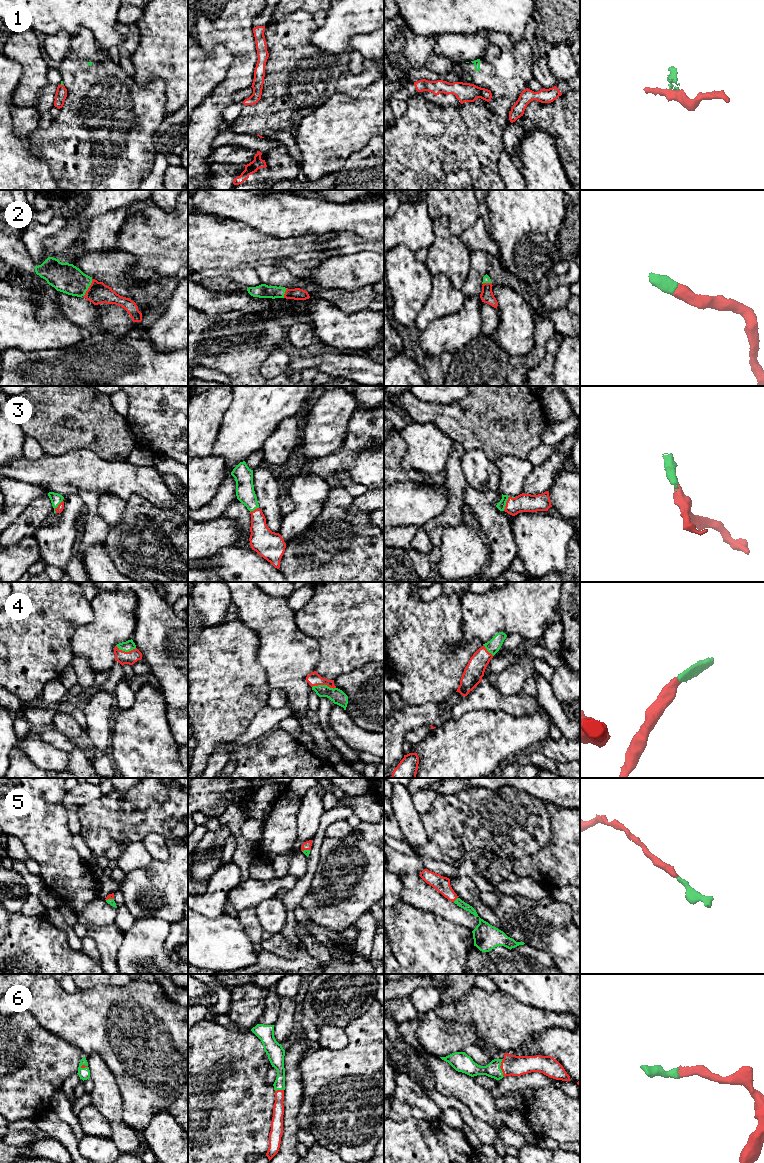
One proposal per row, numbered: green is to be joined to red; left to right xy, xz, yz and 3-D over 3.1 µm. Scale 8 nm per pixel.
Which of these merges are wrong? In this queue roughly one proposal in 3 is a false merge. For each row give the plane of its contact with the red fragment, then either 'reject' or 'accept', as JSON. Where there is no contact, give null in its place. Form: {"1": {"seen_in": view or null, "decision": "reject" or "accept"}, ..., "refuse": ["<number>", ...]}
{"1": {"seen_in": "xy", "decision": "reject"}, "2": {"seen_in": "xy", "decision": "accept"}, "3": {"seen_in": "yz", "decision": "accept"}, "4": {"seen_in": "xz", "decision": "accept"}, "5": {"seen_in": "yz", "decision": "accept"}, "6": {"seen_in": "yz", "decision": "accept"}, "refuse": ["1"]}

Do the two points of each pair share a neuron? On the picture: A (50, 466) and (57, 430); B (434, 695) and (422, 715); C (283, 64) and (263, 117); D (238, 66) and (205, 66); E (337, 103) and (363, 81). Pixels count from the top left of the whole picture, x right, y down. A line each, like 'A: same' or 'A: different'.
A: different
B: different
C: same
D: different
E: different

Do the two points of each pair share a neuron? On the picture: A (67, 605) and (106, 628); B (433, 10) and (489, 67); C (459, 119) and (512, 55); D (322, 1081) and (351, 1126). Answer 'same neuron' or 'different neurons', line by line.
A: different neurons
B: different neurons
C: same neuron
D: same neuron

